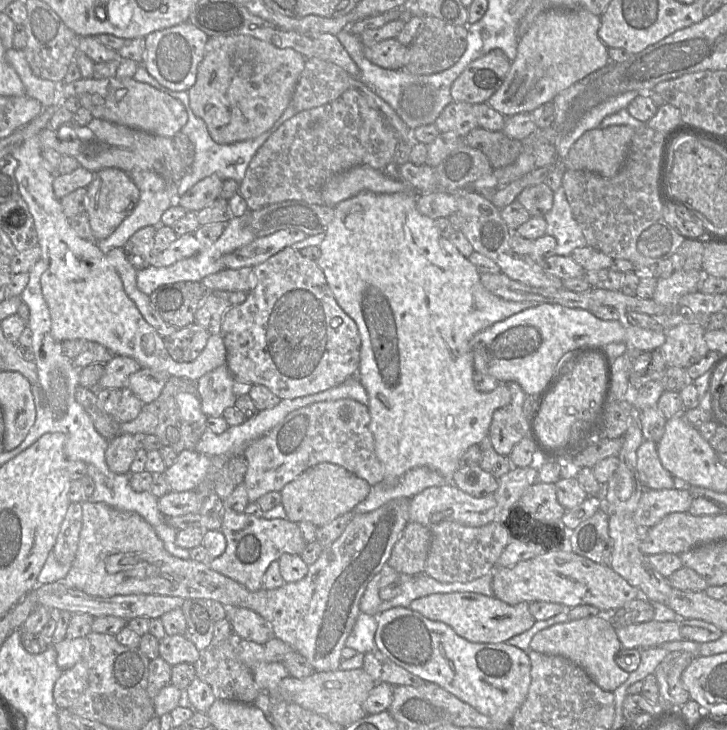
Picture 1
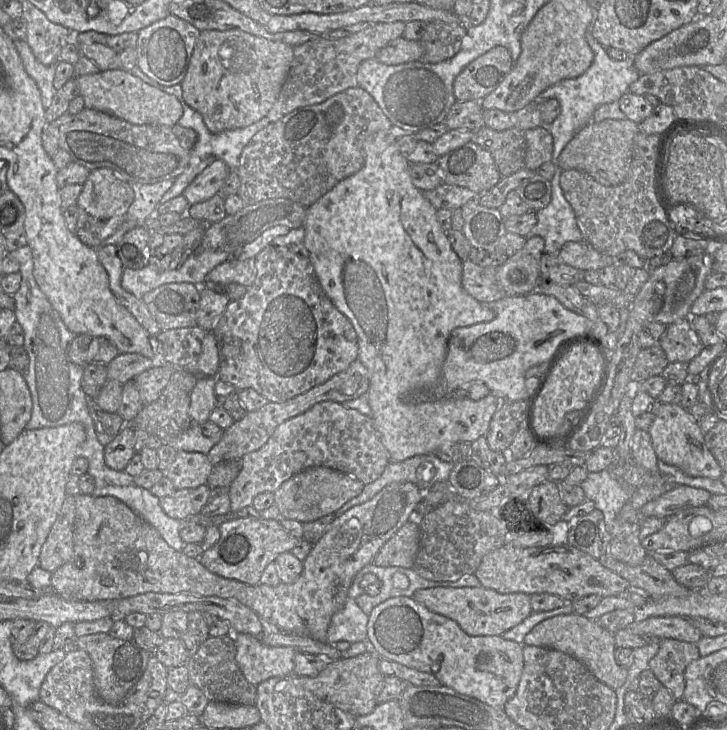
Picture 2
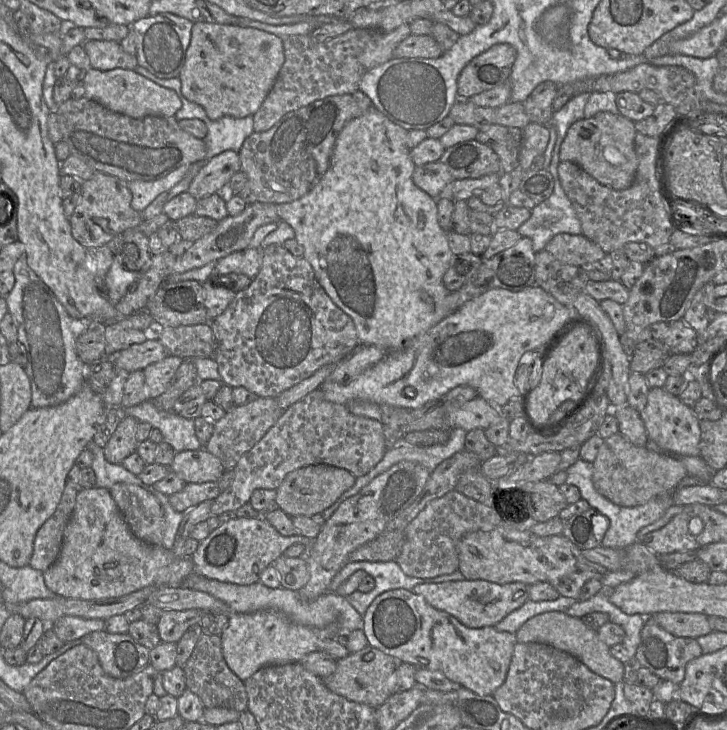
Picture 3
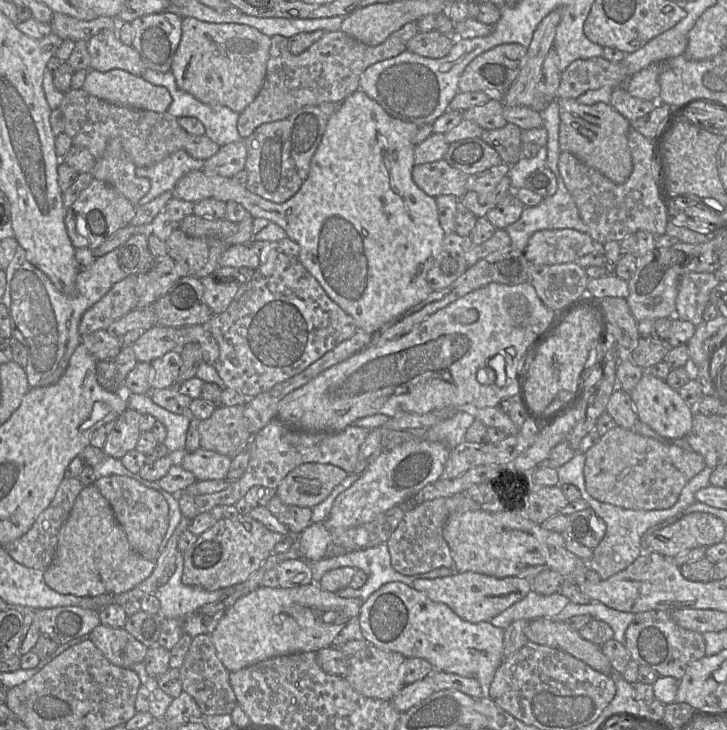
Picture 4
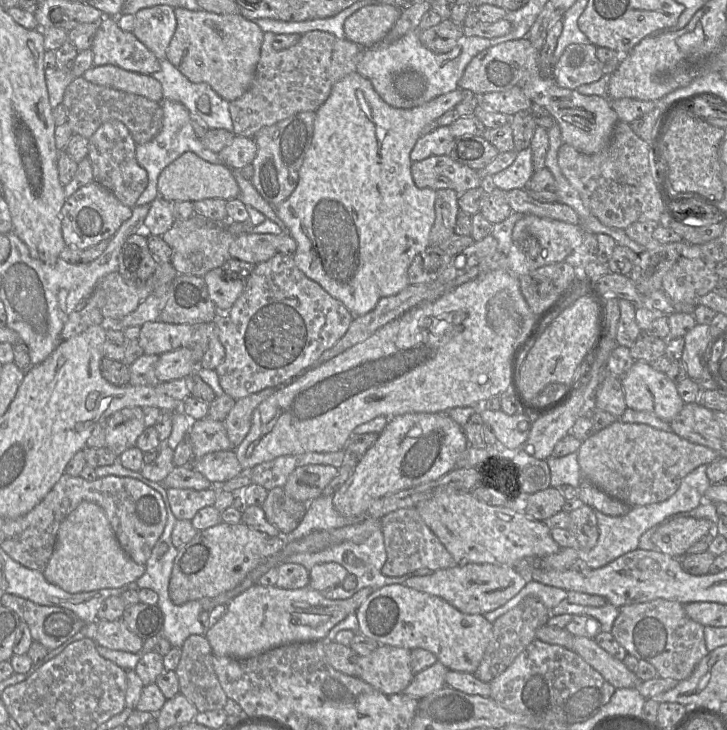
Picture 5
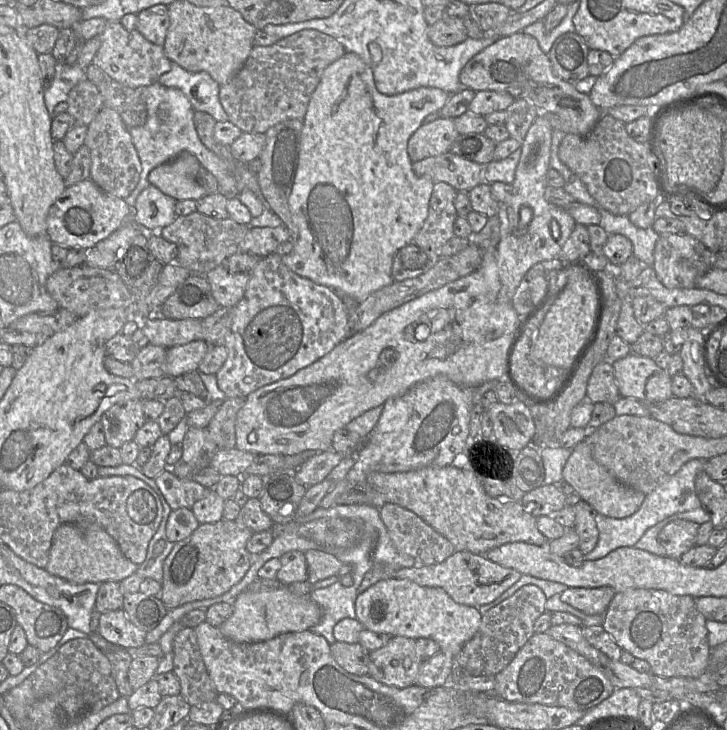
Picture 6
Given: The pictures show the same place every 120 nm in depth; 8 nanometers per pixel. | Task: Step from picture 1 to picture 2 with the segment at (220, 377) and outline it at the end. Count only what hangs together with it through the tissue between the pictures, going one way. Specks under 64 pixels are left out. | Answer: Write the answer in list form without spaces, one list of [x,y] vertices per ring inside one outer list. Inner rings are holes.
[[[198,377],[191,394],[190,416],[194,423],[200,424],[210,418],[210,414],[219,404],[215,393],[217,377]]]

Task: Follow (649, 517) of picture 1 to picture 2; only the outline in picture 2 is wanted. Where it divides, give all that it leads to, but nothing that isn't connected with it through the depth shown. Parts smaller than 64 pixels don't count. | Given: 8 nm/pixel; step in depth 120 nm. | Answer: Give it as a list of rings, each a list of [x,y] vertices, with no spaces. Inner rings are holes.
[[[679,485],[647,502],[641,509],[641,518],[668,519],[684,509],[707,505],[710,496],[707,490]]]

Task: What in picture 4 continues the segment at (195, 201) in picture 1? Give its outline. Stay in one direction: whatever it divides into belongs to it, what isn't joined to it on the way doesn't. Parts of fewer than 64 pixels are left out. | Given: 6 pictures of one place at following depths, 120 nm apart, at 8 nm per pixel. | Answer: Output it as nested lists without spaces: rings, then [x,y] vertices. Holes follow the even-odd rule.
[[[244,140],[226,144],[211,158],[204,161],[202,171],[206,174],[232,178],[245,169],[247,149]]]

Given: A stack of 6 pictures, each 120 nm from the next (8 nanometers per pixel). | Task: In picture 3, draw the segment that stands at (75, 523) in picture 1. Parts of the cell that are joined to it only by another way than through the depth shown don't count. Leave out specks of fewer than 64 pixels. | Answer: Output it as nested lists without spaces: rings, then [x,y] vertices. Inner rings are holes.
[[[66,484],[55,512],[38,529],[29,565],[42,572],[58,559],[65,527],[74,510],[79,487]]]

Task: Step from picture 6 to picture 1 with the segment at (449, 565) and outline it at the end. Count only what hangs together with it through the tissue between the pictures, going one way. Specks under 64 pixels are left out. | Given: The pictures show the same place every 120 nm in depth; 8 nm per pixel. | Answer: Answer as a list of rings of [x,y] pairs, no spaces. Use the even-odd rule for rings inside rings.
[[[449,592],[434,593],[413,600],[409,608],[421,613],[426,618],[433,621],[440,621],[449,625],[459,636],[475,643],[500,643],[506,642],[510,638],[529,630],[536,620],[529,610],[528,602],[520,602],[509,605],[495,596],[486,596],[476,592]]]

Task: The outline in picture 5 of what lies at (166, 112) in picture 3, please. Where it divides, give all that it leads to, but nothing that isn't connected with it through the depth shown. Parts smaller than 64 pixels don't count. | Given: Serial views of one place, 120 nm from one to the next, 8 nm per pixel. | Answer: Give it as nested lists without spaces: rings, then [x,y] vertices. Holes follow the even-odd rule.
[[[103,65],[91,67],[82,77],[91,83],[140,95],[154,102],[160,103],[163,100],[162,86],[151,75],[130,72],[113,65]]]

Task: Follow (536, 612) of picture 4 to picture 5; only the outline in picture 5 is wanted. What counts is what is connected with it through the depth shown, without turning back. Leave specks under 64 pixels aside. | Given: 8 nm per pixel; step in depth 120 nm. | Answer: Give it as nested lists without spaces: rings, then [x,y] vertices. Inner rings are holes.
[[[529,580],[516,596],[511,598],[501,607],[484,614],[484,616],[490,623],[493,623],[501,615],[518,605],[527,596],[537,597],[548,610],[551,610],[567,598],[567,591],[558,587],[545,585],[534,580]]]

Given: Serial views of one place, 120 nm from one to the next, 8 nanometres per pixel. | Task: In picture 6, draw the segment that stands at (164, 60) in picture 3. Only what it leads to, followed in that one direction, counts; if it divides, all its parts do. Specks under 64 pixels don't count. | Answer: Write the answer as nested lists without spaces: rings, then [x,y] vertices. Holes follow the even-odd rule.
[[[154,5],[142,10],[137,17],[136,30],[149,42],[163,47],[170,24],[168,6]]]

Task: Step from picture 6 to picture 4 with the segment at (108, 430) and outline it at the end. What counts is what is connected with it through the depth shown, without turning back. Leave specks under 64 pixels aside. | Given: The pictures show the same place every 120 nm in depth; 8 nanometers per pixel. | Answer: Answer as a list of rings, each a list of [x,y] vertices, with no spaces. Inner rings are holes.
[[[127,409],[116,419],[113,429],[108,434],[103,452],[106,456],[121,459],[136,449],[140,436],[142,414],[134,409]]]

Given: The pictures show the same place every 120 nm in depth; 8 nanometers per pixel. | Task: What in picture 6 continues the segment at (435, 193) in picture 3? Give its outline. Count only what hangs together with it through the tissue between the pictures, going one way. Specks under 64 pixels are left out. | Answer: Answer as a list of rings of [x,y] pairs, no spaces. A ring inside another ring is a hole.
[[[451,152],[412,163],[412,169],[417,176],[445,182],[457,192],[468,192],[481,183],[482,165]]]

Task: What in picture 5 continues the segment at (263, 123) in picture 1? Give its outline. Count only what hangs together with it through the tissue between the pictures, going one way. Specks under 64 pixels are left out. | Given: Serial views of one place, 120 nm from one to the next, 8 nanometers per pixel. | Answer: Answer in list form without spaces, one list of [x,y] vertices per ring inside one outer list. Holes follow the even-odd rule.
[[[175,8],[176,29],[166,59],[193,83],[208,84],[227,102],[240,98],[251,86],[264,40],[264,32],[239,14]]]

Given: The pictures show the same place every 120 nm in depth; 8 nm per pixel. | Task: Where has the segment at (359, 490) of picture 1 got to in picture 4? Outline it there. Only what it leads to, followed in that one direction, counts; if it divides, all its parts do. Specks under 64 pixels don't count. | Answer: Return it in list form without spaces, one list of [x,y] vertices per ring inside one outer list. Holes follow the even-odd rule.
[[[302,464],[281,481],[275,495],[285,504],[312,509],[323,502],[348,475],[332,464]]]

